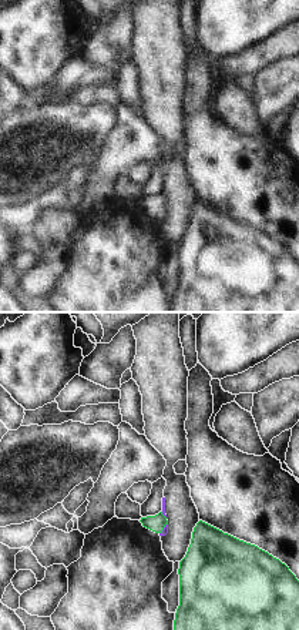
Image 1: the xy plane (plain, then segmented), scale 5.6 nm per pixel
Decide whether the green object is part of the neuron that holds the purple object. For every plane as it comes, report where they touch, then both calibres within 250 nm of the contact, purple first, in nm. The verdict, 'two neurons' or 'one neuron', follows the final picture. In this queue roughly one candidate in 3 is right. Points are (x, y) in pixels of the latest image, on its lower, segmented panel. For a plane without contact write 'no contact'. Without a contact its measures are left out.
meets purple at (164, 529); 30 nm thick on the purple side, 90 nm on the other

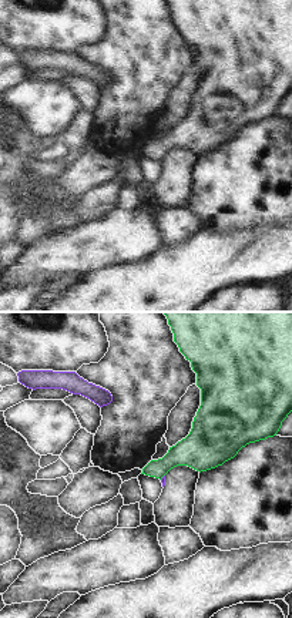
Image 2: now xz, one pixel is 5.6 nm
meets purple at (163, 477); 30 nm thick on the purple side, 200 nm on the other

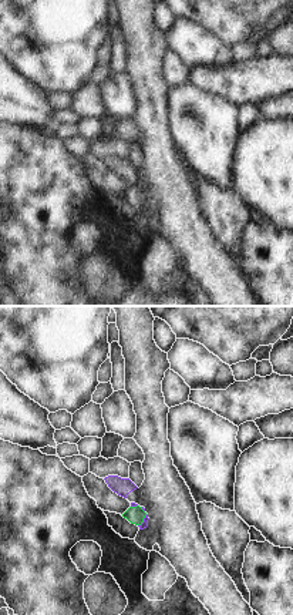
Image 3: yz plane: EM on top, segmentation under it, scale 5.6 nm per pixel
meets purple at (144, 520); 40 nm thick on the purple side, 100 nm on the other

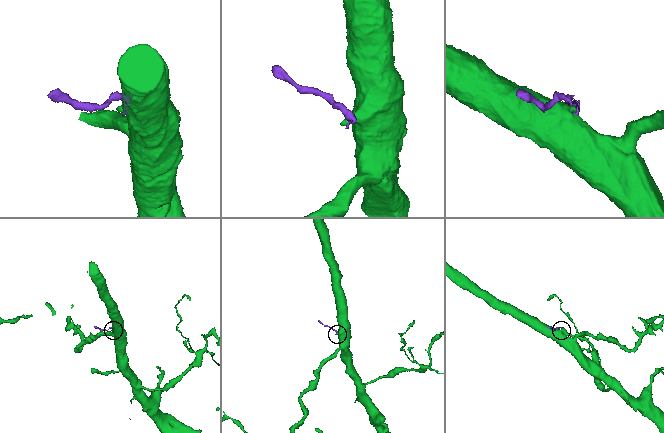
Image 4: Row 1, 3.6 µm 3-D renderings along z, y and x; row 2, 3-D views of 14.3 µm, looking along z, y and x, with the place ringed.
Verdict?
two neurons

